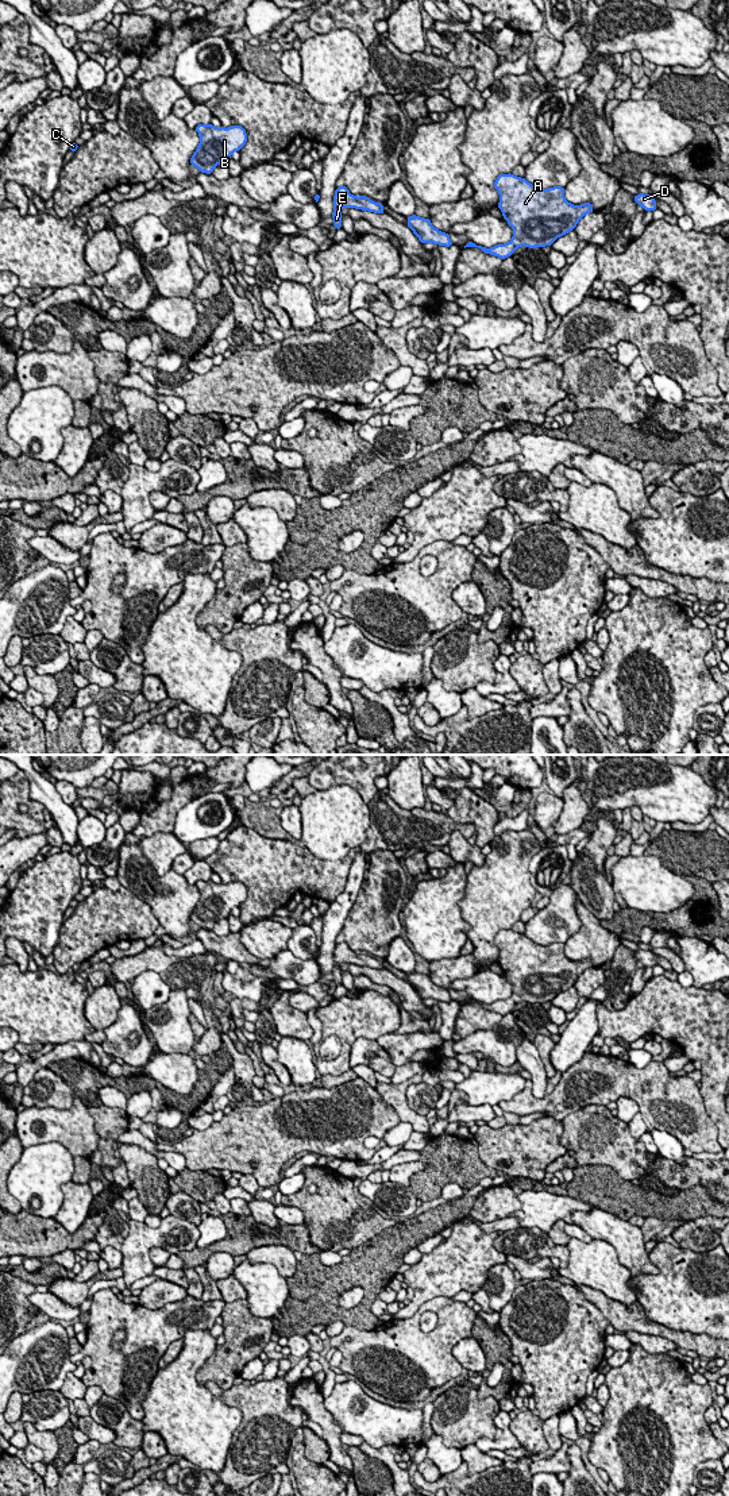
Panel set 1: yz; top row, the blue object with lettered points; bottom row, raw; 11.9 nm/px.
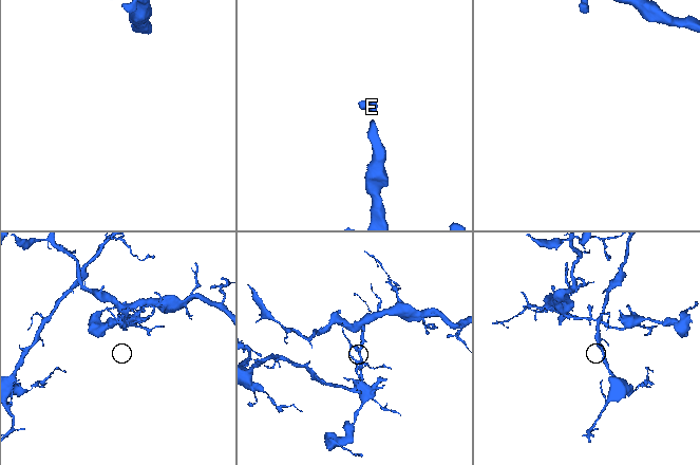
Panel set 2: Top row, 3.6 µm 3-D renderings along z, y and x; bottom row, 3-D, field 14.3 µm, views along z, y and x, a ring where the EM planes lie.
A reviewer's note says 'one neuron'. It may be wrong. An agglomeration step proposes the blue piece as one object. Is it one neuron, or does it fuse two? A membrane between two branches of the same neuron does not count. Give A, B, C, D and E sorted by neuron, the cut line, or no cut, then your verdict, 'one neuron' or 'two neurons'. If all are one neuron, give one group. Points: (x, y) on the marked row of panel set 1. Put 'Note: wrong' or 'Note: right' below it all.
groups A B C D E; cut none; one neuron
Note: right

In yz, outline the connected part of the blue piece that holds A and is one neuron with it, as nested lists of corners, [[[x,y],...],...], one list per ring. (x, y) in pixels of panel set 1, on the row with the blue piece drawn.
[[[500,174],[494,182],[500,193],[498,208],[504,220],[513,228],[509,243],[491,248],[467,242],[466,247],[478,247],[483,252],[505,259],[517,247],[529,248],[551,246],[559,236],[575,230],[583,215],[594,212],[591,203],[572,205],[564,198],[564,188],[539,189],[525,178]]]

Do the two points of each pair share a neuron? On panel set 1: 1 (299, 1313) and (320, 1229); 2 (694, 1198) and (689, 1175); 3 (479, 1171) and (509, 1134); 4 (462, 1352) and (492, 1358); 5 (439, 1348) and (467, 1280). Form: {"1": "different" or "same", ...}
{"1": "different", "2": "different", "3": "different", "4": "different", "5": "different"}

